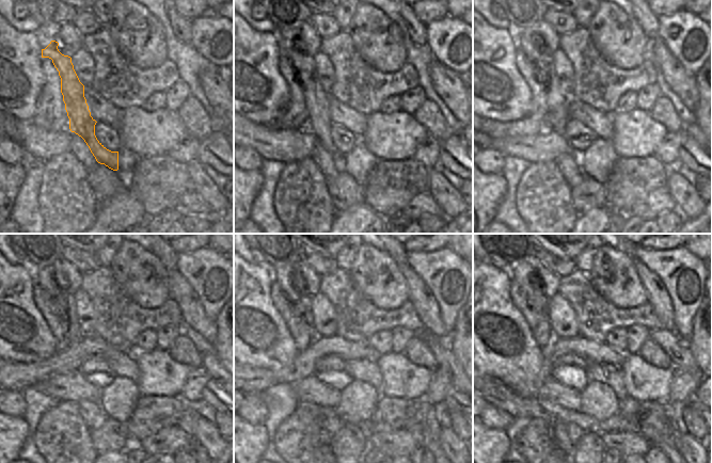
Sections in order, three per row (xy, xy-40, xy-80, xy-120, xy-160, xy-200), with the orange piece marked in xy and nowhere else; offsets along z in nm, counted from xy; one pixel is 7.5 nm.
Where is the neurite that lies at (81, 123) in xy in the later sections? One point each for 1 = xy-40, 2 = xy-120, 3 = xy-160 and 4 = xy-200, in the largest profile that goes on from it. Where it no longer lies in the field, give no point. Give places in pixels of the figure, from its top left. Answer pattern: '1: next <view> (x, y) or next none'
1: next xy-40 (316, 100)
2: next xy-120 (67, 312)
3: next xy-160 (281, 274)
4: next xy-200 (522, 272)

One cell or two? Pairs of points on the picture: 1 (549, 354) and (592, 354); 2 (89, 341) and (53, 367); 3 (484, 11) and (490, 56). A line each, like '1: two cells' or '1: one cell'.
1: one cell
2: one cell
3: two cells

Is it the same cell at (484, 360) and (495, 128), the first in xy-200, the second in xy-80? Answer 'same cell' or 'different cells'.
different cells

